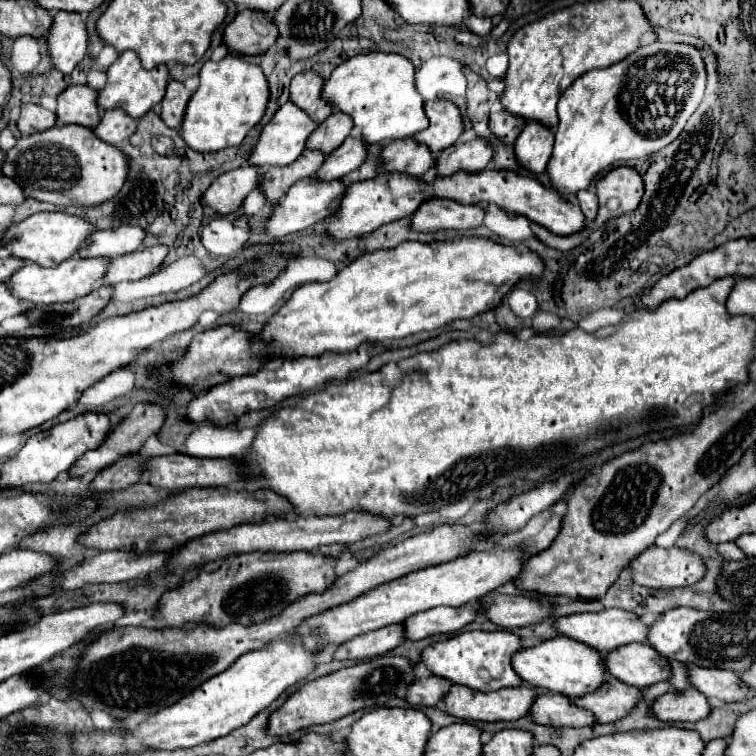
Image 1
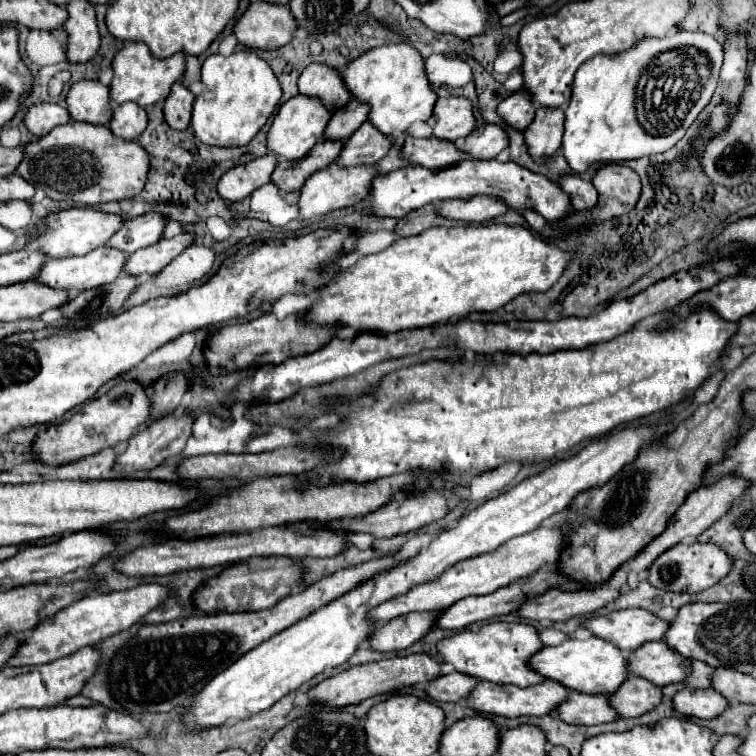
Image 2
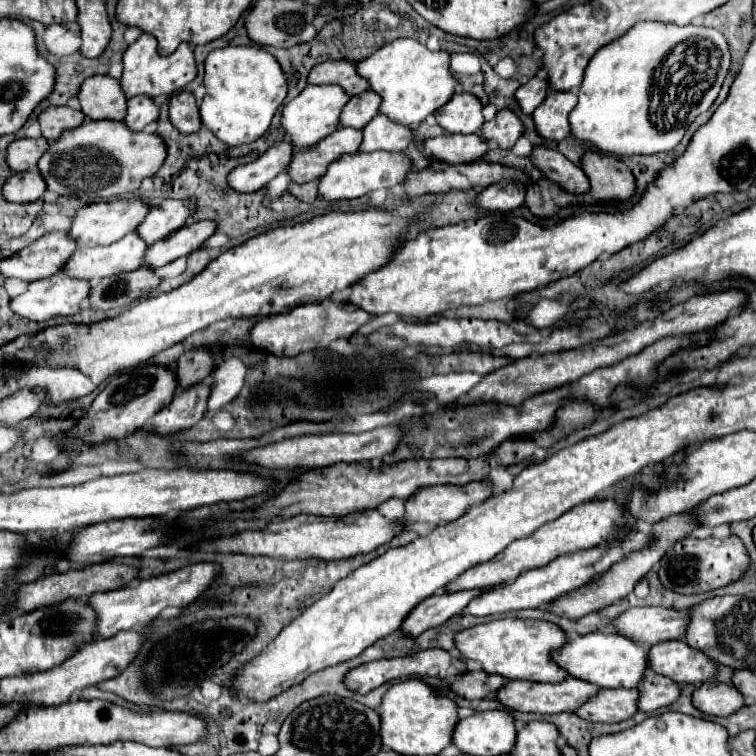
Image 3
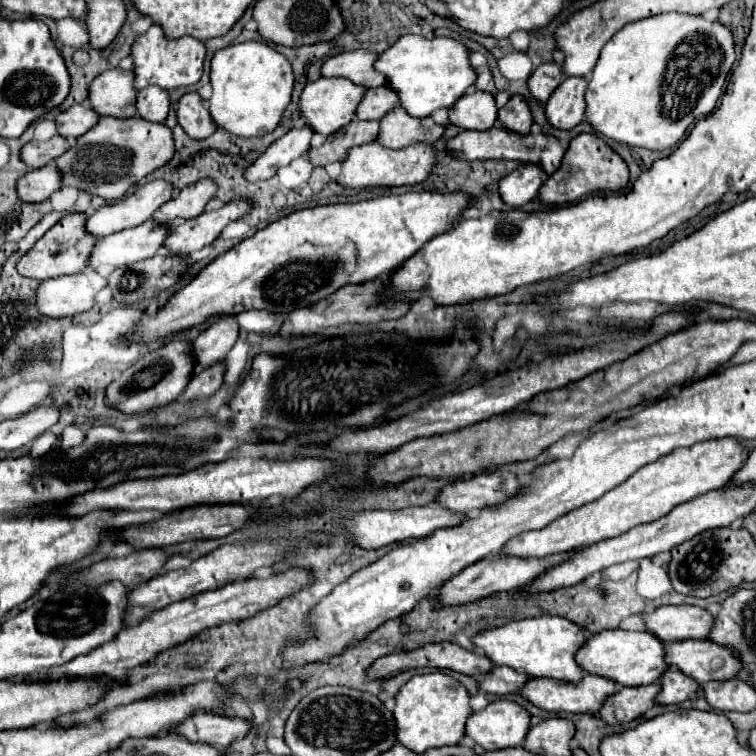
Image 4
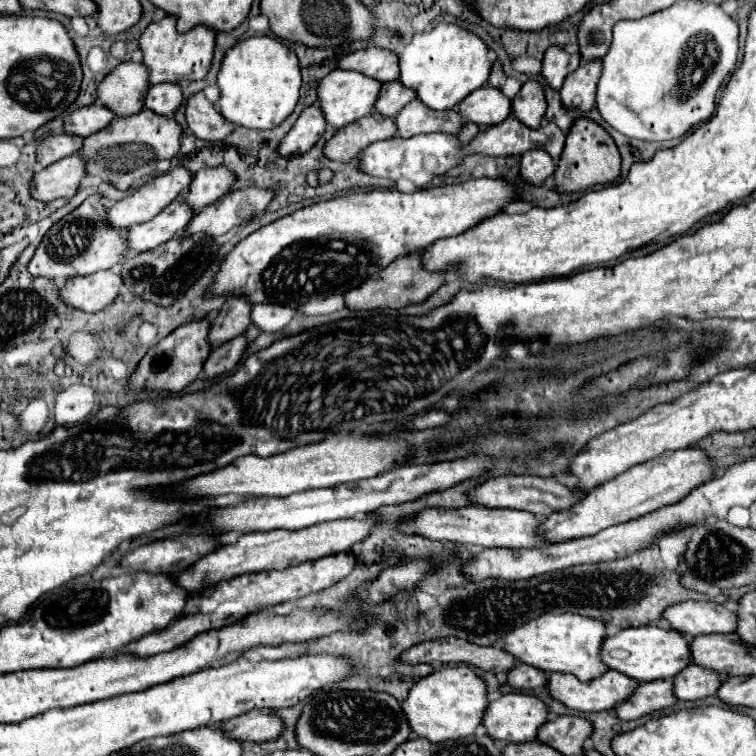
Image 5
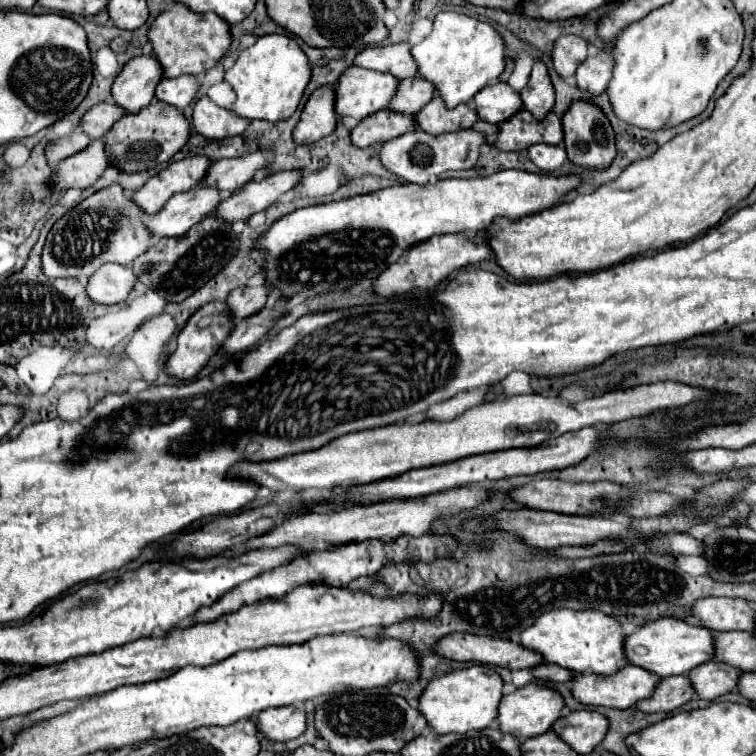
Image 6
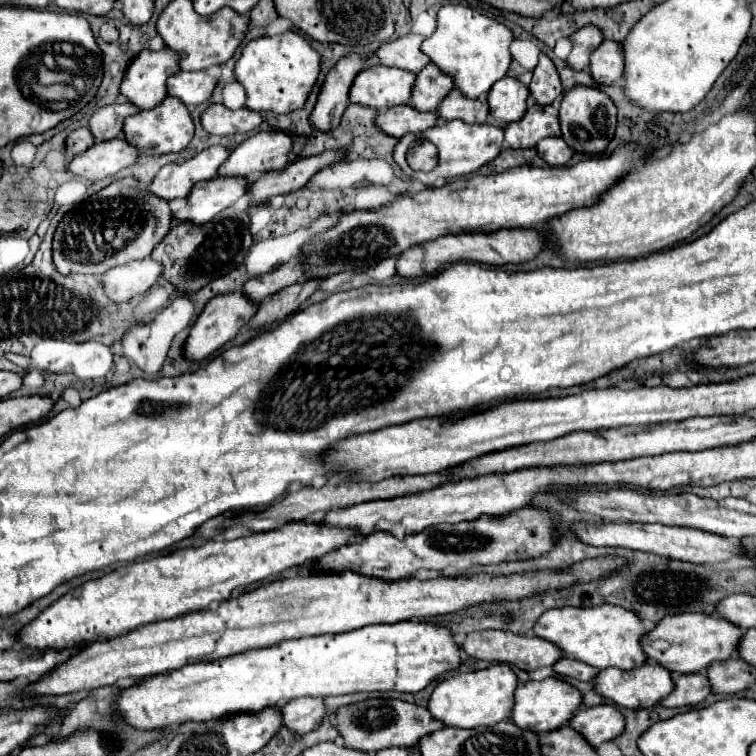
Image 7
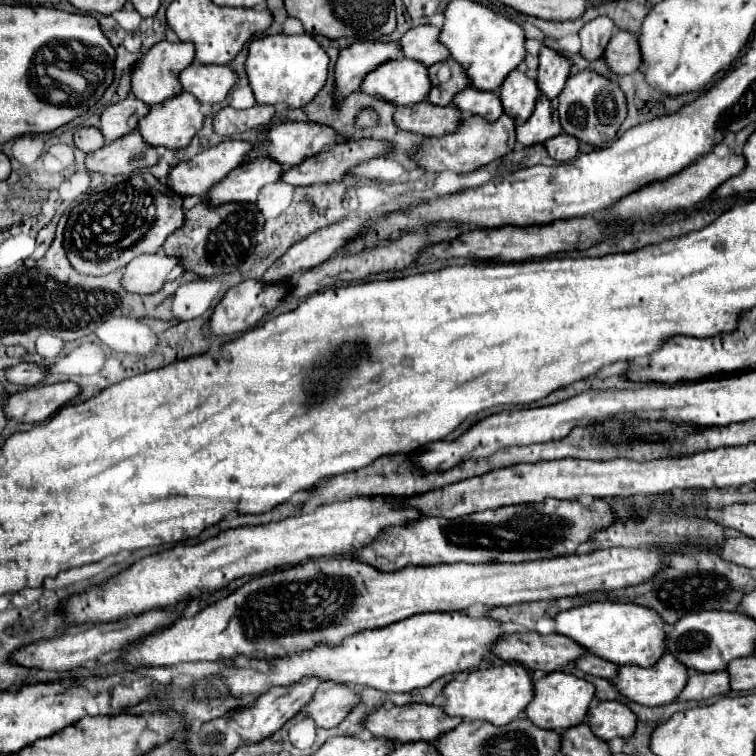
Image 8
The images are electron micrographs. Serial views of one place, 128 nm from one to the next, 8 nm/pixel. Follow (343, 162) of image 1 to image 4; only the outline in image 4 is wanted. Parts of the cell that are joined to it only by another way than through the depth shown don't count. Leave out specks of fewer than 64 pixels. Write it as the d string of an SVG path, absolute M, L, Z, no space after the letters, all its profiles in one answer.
M396 106L380 120L380 136L378 142L388 148L404 148L414 142L436 142L442 138L446 126L434 122L430 116L424 120L416 120L408 116L404 108Z

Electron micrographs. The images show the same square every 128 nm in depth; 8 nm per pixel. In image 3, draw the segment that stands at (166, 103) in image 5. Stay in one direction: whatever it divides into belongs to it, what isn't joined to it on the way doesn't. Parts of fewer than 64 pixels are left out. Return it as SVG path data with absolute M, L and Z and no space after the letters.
M134 96L128 100L128 114L124 122L132 130L144 130L148 124L156 122L158 114L160 106L156 106L154 100L148 100L148 96Z

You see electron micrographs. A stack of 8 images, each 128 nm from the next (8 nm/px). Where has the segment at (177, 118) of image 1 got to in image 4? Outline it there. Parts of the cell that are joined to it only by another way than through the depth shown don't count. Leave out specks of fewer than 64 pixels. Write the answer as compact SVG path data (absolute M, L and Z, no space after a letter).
M198 92L184 94L176 106L176 114L184 132L194 140L208 138L212 132L216 132L216 124L212 124L212 116L202 104Z

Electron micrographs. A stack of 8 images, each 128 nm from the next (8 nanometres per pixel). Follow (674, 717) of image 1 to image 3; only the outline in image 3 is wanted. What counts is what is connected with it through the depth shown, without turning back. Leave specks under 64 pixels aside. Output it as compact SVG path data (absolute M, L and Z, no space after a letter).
M702 682L702 686L694 692L694 704L704 714L710 716L730 716L742 706L746 706L744 696L732 688L732 684L722 682Z

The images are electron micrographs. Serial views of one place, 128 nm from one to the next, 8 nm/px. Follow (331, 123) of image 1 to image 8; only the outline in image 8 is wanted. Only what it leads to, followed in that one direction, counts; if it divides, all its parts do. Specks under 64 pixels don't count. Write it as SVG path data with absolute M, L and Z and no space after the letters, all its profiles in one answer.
M452 58L432 64L428 70L432 78L432 90L426 100L432 104L448 106L456 92L472 86L468 84L468 76L464 76L464 68L460 68L460 64L456 64L456 60Z

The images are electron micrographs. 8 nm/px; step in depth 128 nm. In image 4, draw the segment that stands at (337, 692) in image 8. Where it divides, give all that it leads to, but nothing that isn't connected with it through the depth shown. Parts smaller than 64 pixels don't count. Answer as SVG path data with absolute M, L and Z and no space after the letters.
M198 712L184 720L170 732L186 736L190 742L206 742L216 748L228 748L238 738L244 738L252 730L252 724L244 718L228 718L212 712Z

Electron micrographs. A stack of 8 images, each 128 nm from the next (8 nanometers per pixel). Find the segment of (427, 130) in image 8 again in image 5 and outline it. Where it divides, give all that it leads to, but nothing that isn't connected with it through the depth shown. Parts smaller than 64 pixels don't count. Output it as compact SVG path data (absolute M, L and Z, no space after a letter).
M370 114L356 120L354 124L340 128L338 134L324 146L324 154L336 162L350 162L352 158L360 156L368 144L388 140L392 136L396 136L396 120Z

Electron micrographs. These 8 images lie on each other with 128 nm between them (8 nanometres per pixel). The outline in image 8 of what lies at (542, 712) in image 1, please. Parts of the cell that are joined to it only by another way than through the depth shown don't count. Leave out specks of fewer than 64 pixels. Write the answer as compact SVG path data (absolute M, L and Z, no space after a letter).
M690 672L688 684L682 690L682 694L678 696L678 700L710 700L714 696L726 696L730 694L730 680L728 680L728 672L712 672L712 674L704 674L704 672Z

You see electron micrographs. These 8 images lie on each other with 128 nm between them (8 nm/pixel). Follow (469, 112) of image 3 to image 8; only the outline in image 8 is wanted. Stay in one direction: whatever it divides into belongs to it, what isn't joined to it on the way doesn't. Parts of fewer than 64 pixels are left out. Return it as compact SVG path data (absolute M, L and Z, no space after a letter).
M518 68L512 70L506 76L504 84L500 86L500 100L502 100L504 112L520 122L528 120L538 96L540 96L540 90L536 80L528 78L528 74Z

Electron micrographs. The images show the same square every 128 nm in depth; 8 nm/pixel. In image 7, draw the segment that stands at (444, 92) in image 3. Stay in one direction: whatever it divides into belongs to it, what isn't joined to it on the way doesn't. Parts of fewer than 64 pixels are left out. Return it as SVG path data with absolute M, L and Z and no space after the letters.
M444 4L438 10L438 28L424 40L422 50L430 56L432 64L454 78L456 88L460 88L468 98L480 98L490 92L494 82L506 76L512 62L512 42L514 34L502 22L478 14L464 4Z

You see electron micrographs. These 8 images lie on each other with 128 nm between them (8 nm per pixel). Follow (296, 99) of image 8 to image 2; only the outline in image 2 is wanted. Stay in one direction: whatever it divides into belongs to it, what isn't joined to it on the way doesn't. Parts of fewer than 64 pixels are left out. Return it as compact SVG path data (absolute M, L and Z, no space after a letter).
M242 50L230 56L212 54L202 66L204 92L196 98L192 110L192 128L196 138L212 146L244 146L266 124L282 98L280 80L268 62L254 52Z

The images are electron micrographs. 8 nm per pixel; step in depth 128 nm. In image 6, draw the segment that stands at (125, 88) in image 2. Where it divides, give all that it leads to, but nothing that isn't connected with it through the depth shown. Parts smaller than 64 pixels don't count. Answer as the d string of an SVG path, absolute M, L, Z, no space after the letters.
M180 2L164 10L154 20L154 24L148 30L148 38L154 46L154 56L164 66L166 78L176 78L180 74L198 76L210 70L212 66L216 66L216 62L226 54L226 50L232 44L230 24L224 24L224 20L220 20L220 16L216 16L214 12L196 14Z

